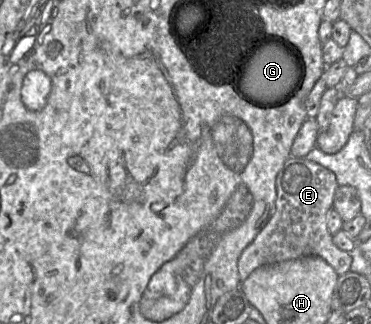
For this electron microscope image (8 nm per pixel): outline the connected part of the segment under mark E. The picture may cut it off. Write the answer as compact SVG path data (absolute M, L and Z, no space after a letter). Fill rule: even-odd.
M290 156L276 176L275 210L269 221L238 259L238 274L242 283L256 268L304 256L324 259L338 275L350 271L352 257L339 249L327 228L327 212L333 208L338 187L335 174L306 158Z

